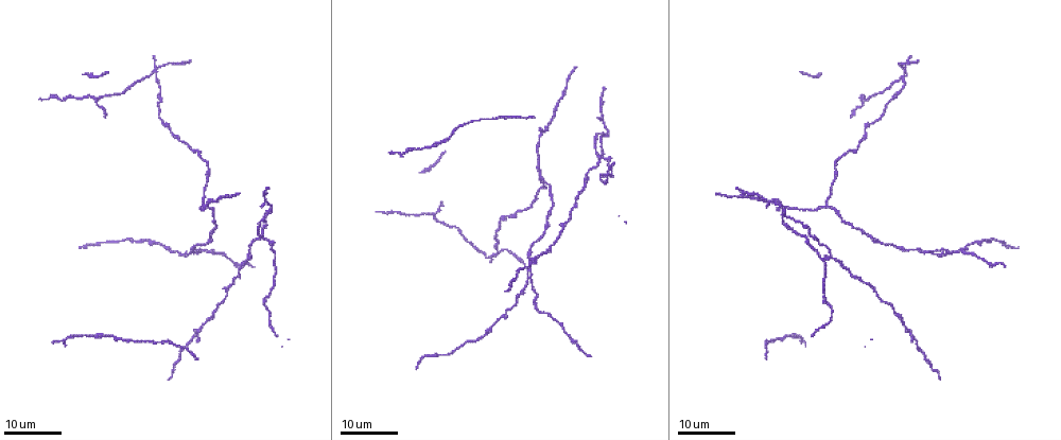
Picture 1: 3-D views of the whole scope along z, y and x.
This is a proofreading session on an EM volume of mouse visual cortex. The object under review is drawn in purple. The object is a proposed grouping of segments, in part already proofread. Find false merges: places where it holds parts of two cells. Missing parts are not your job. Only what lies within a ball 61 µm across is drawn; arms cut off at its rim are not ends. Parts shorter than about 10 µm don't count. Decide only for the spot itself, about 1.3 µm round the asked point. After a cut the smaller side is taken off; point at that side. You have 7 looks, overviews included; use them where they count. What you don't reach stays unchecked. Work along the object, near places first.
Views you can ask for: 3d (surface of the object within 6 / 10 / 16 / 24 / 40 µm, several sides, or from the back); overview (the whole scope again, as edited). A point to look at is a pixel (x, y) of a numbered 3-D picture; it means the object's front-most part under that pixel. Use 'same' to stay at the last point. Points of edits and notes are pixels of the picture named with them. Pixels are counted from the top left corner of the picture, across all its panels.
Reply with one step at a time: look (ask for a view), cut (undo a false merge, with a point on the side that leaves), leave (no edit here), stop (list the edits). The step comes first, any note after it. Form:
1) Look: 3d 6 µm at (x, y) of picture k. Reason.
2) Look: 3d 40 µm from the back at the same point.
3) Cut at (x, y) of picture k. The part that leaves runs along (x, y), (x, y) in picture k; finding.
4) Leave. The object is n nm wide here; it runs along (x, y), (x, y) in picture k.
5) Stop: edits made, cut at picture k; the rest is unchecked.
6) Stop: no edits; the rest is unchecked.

Look: 3d 16 µm at (865, 235) of picture 1. Narrows sharply.

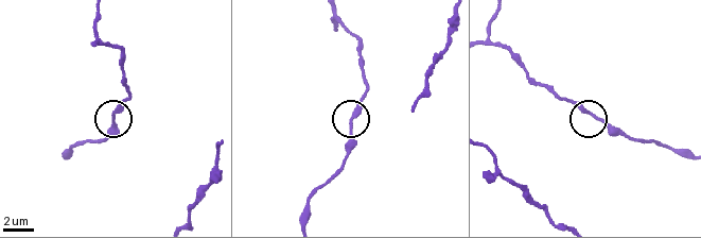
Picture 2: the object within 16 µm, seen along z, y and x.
Look: 3d 10 µm at (595, 115) of picture 2.

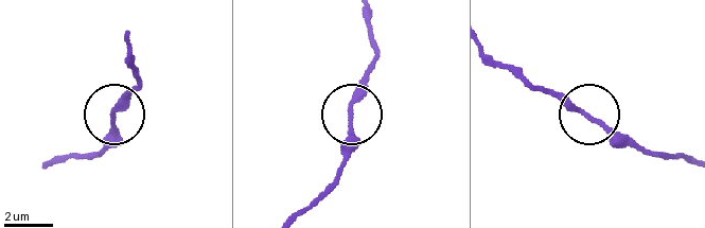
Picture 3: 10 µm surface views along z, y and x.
Leave. The object is 190 nm wide here; all the same cell.

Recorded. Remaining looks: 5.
Look: 3d 16 µm at (925, 252) of picture 1. Small branch off a trunk.

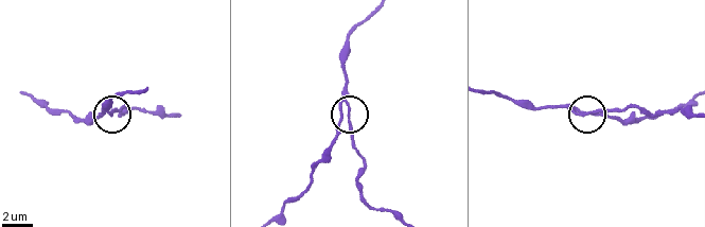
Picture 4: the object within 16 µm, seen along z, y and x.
Look: 3d 6 µm at (343, 117) of picture 4.

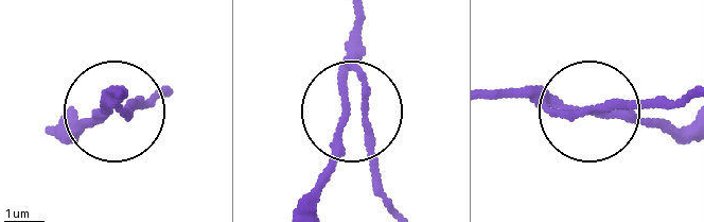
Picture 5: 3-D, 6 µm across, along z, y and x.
Leave. The side arm is 21 µm long; one cell here.

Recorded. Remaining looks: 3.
Look: 3d 24 µm at (204, 205) of picture 1. Three-way junction.

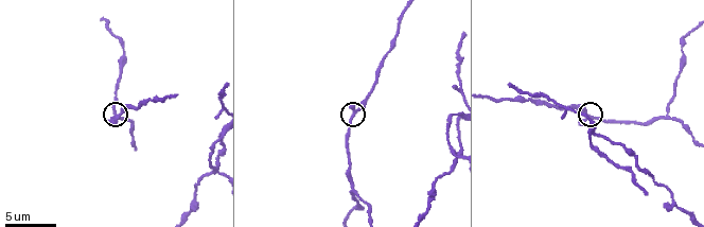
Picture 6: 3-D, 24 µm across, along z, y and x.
Look: 3d 6 µm at (118, 115) of picture 6.

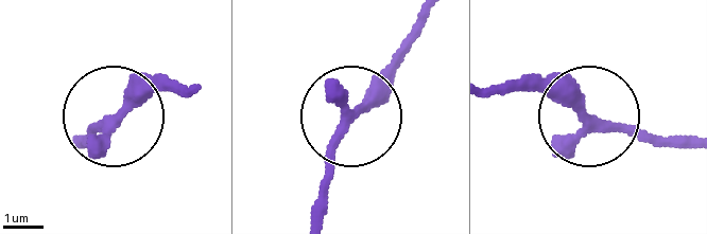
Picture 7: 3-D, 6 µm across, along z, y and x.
Leave. 3 arms meet here; one cell here.

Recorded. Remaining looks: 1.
Look: 3d 16 µm at (588, 140) of picture 6. Small branch off a trunk.

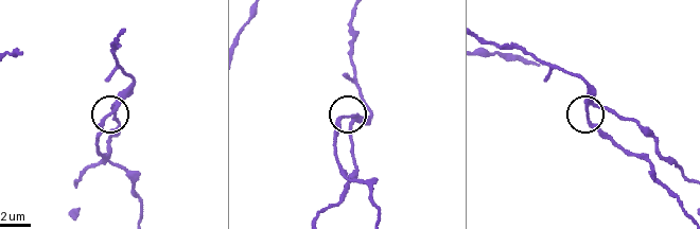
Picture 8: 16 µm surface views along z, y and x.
Leave. The object is 200 nm wide here; all the same cell.

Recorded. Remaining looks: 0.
Stop: no edits; the rest is unchecked.

